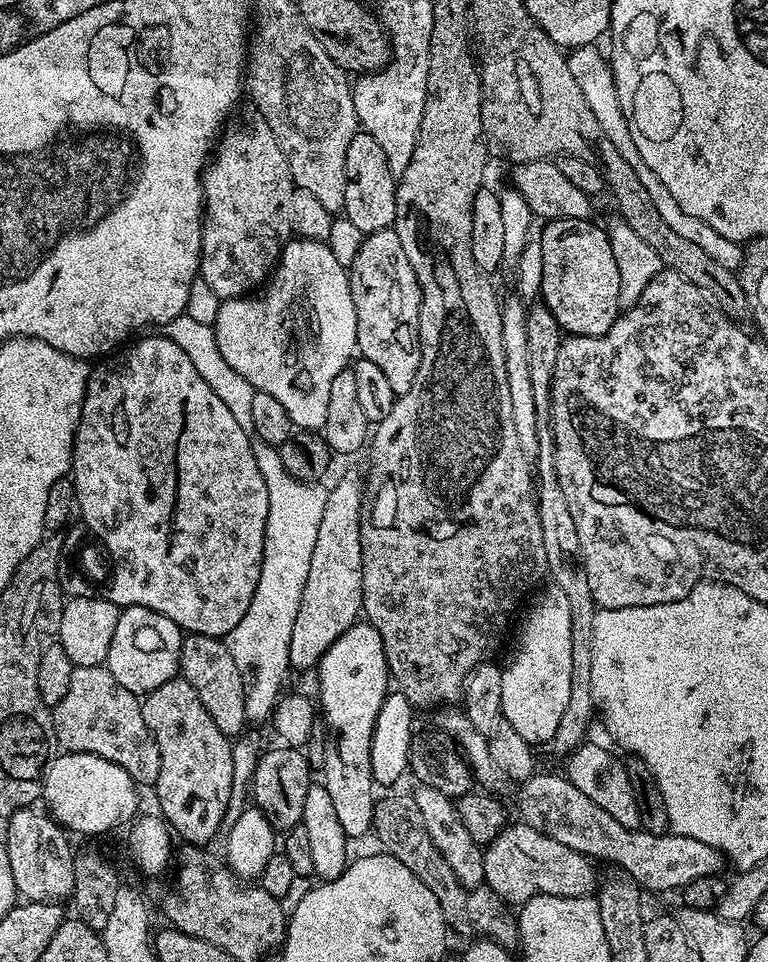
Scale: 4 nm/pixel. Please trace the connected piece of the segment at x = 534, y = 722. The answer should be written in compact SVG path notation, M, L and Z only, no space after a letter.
M555 586L533 606L520 628L520 641L516 644L516 653L512 661L501 671L501 706L503 719L522 738L533 746L551 741L558 730L558 722L562 722L562 714L566 714L566 706L570 702L570 684L572 682L571 666L571 616L570 603L563 590Z

